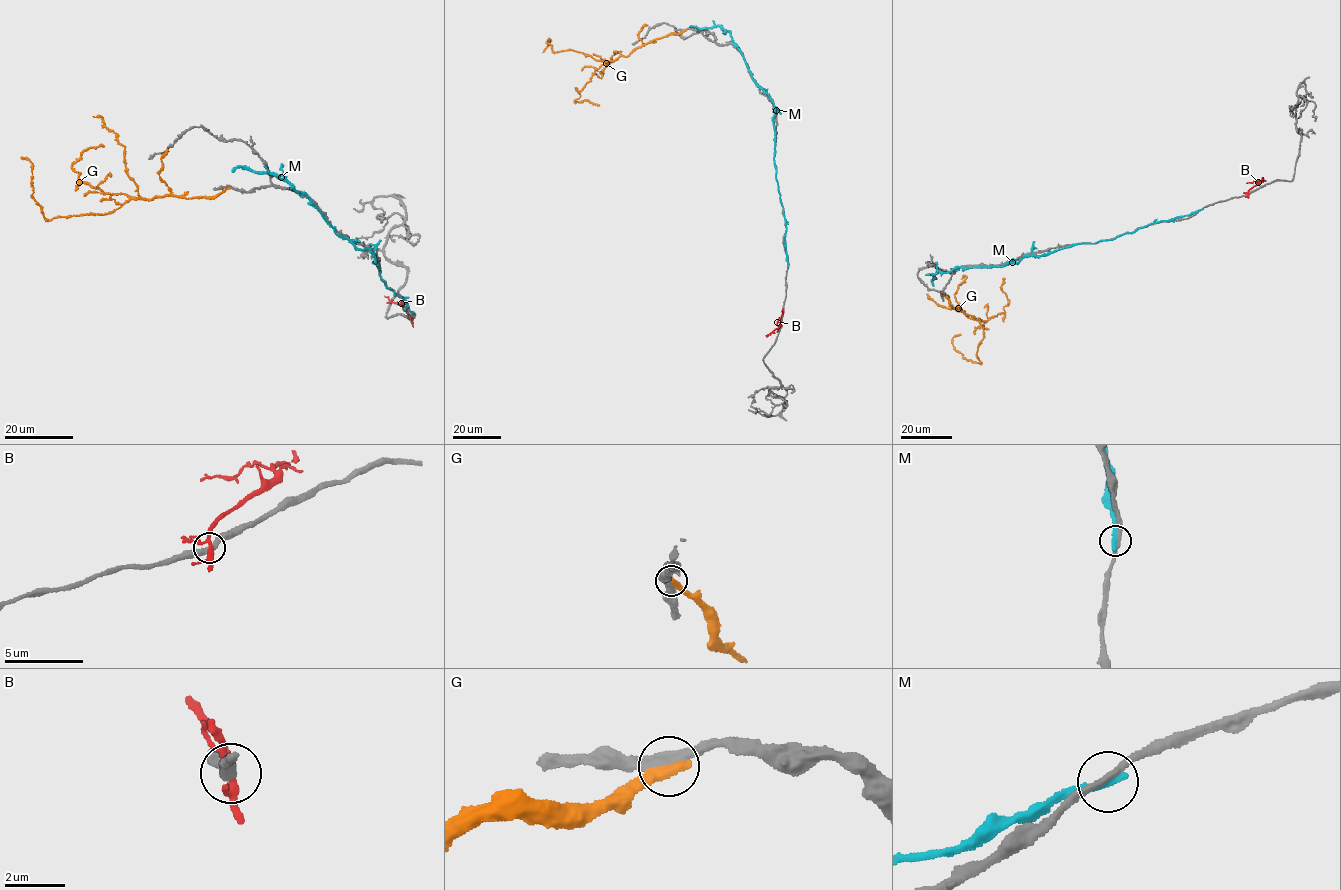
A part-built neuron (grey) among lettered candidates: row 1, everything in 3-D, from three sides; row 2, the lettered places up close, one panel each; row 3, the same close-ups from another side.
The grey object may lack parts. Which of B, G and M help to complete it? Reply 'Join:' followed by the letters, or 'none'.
Join: none

